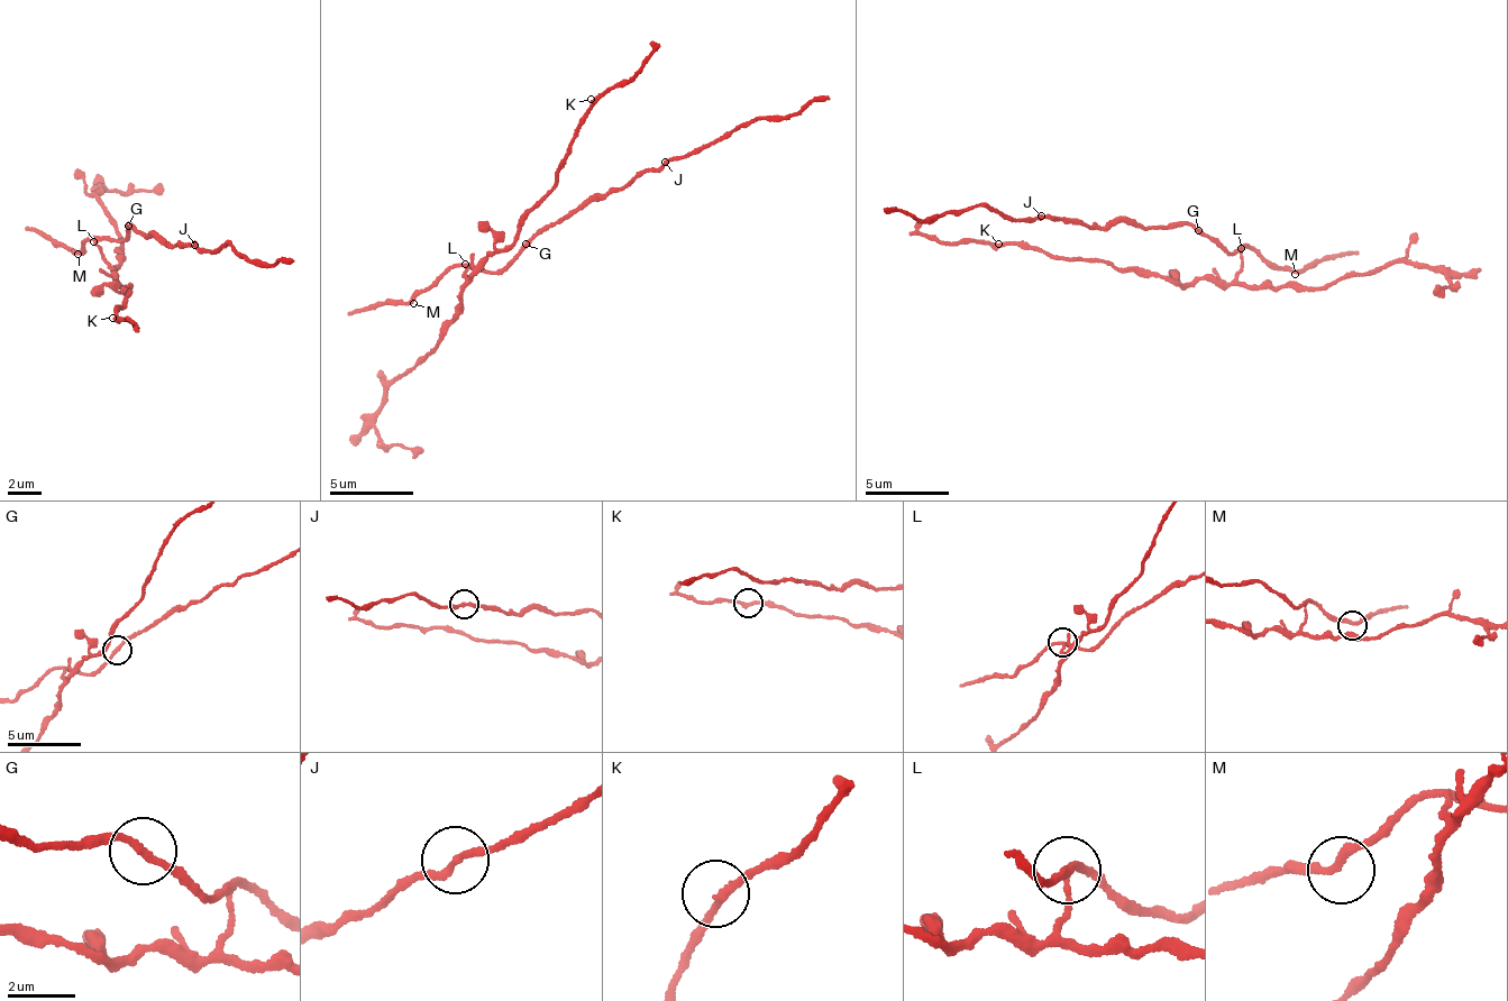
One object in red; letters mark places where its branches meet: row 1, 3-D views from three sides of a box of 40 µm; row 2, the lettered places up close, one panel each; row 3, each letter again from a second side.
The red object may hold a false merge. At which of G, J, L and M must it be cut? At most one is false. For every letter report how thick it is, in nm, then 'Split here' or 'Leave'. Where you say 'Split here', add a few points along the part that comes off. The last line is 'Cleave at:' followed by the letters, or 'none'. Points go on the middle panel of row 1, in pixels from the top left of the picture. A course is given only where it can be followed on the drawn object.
G: Thickness 220 nm. Leave
J: Thickness 240 nm. Leave
L: Thickness 200 nm. Split here. Course of the part to remove: (466, 265), (472, 276), (515, 239), (519, 217), (553, 186), (578, 118), (636, 74), (652, 53), (651, 39)
M: Thickness 240 nm. Leave
Cleave at: L

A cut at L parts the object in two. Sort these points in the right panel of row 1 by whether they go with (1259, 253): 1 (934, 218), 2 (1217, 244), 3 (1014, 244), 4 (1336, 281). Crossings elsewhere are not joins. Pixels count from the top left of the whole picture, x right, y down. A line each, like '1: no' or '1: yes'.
1: yes
2: yes
3: no
4: no

